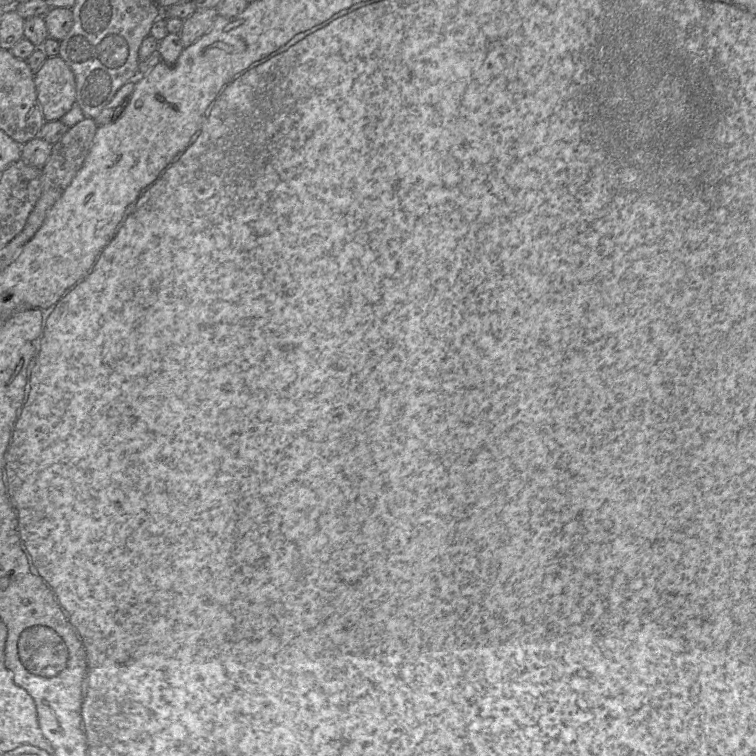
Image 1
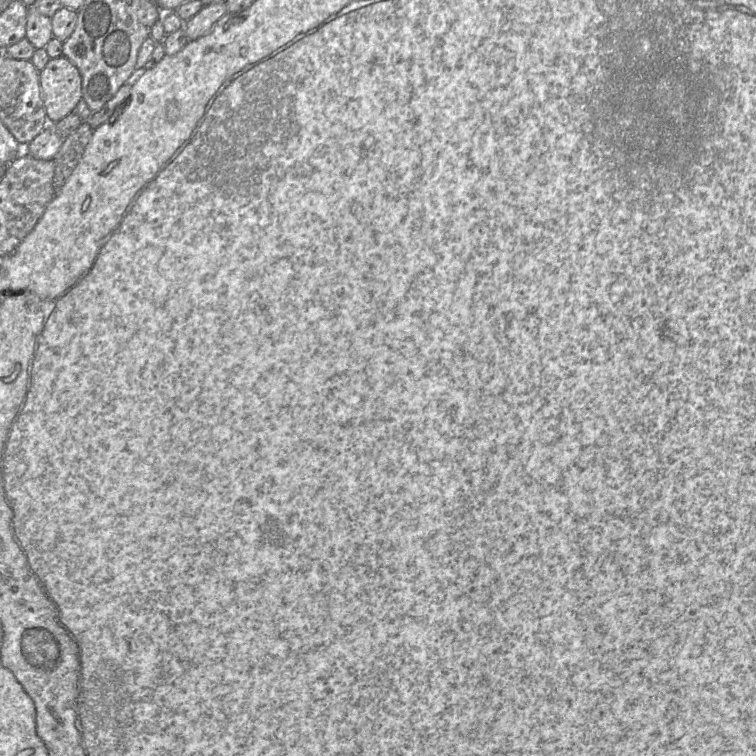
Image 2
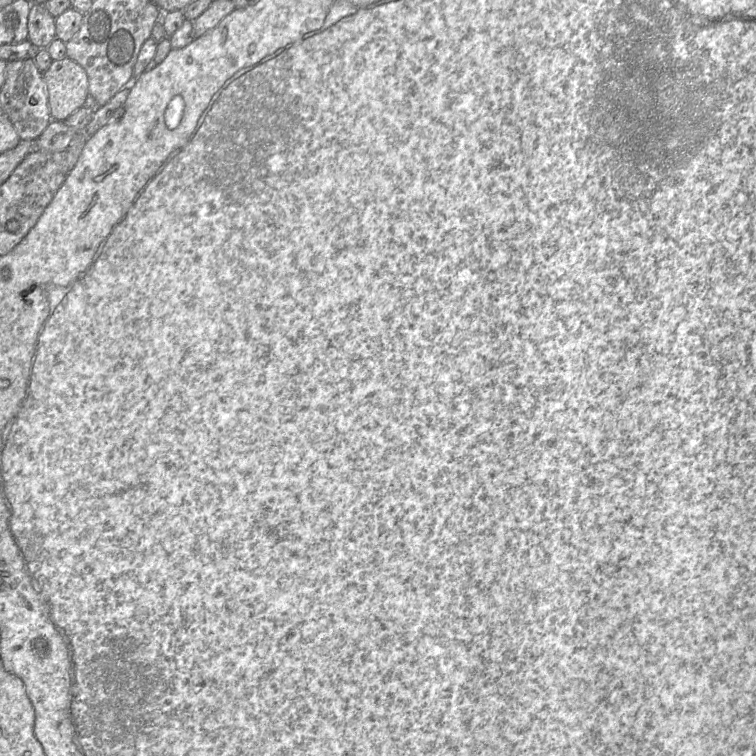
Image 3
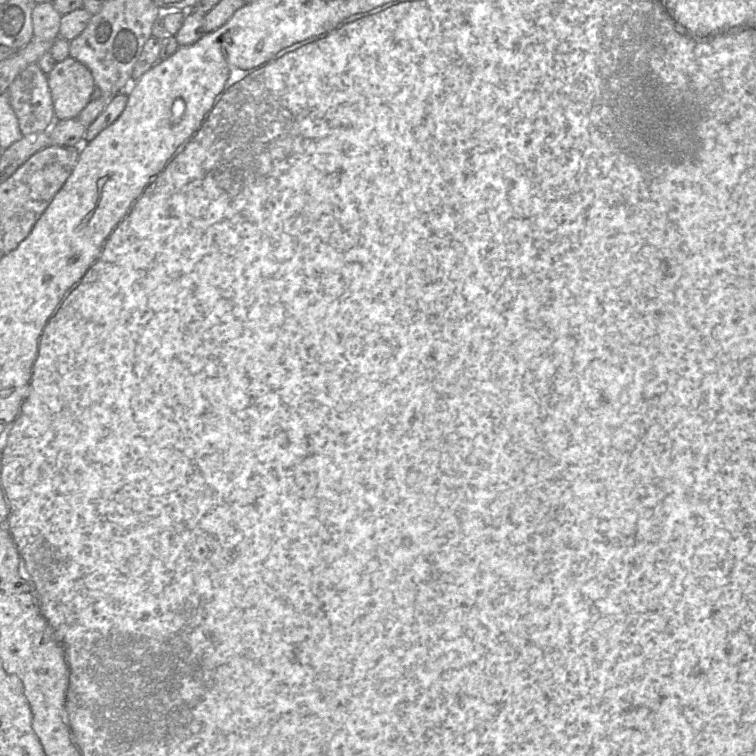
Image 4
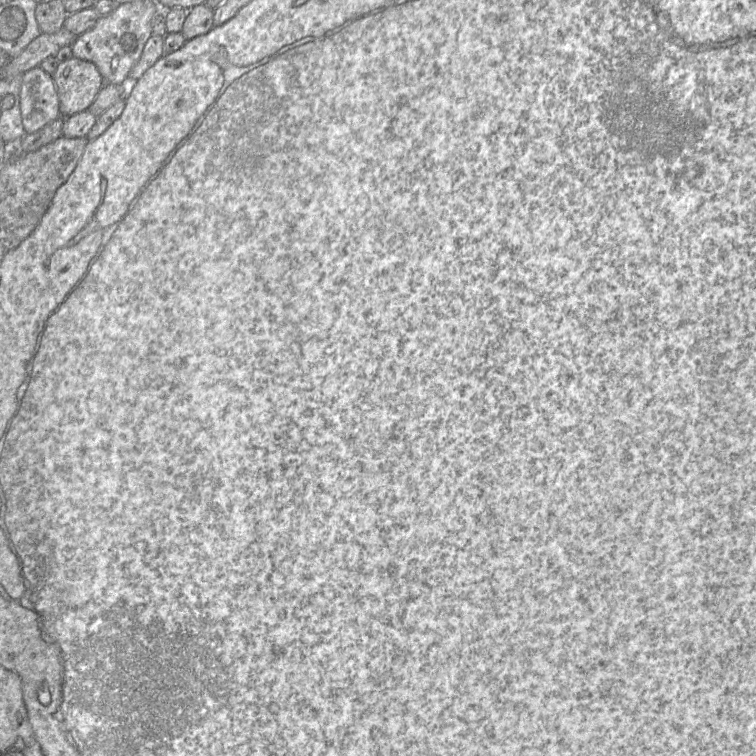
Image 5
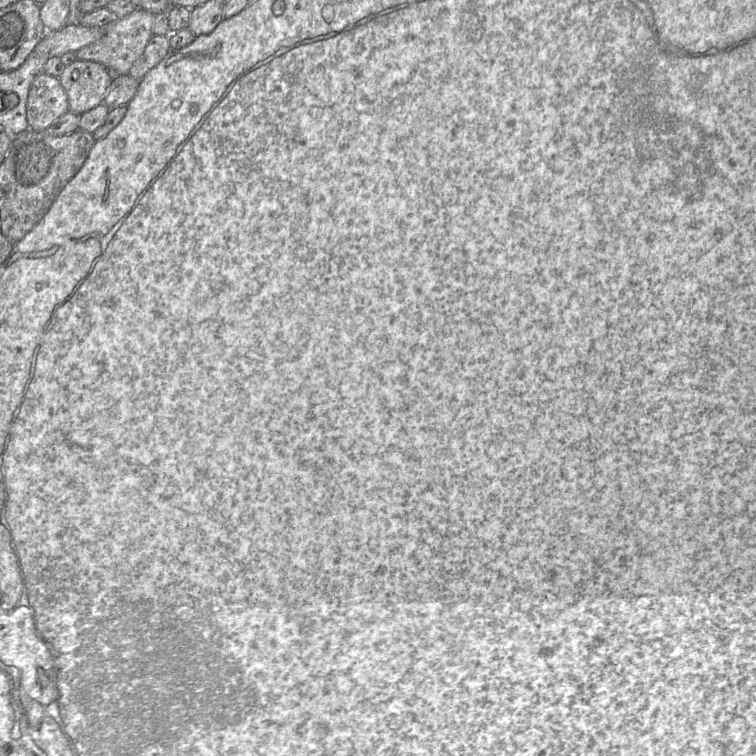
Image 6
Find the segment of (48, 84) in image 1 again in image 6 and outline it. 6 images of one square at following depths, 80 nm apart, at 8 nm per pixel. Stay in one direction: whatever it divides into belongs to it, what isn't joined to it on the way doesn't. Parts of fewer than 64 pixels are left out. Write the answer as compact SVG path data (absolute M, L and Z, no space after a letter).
M77 59L64 67L58 79L67 94L69 110L81 115L103 104L113 77L101 63Z

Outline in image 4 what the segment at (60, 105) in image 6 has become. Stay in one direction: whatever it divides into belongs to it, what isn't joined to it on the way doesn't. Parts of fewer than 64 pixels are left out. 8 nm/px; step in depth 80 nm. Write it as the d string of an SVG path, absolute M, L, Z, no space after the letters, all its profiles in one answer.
M38 63L28 65L7 91L23 136L49 131L55 121L47 74Z

